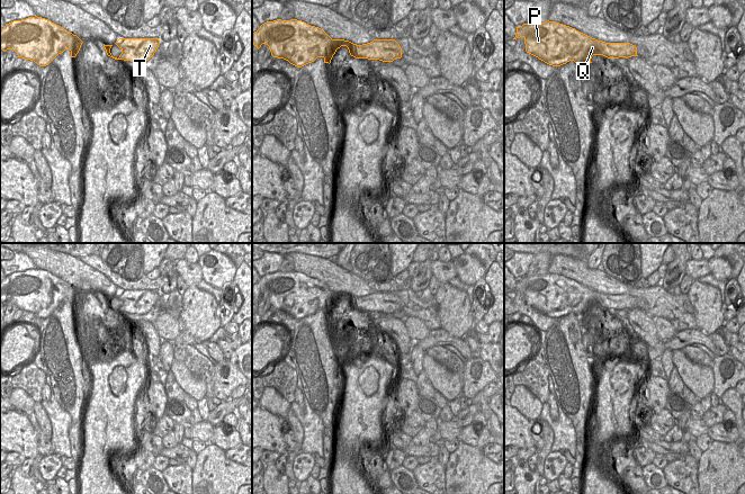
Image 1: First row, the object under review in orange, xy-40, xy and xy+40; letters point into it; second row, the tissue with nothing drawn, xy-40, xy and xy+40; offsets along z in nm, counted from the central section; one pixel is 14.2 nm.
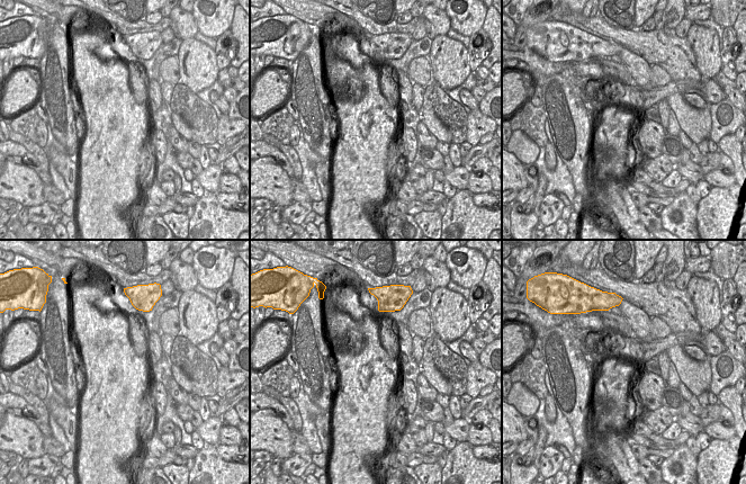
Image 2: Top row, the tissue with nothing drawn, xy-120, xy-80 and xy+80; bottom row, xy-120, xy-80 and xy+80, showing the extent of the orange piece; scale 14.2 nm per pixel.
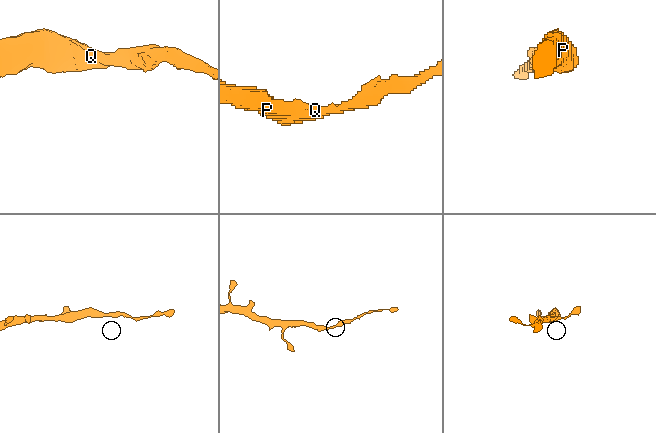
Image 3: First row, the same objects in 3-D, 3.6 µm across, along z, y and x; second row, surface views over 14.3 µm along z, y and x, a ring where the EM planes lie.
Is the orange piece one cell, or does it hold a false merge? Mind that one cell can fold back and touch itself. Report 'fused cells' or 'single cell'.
single cell

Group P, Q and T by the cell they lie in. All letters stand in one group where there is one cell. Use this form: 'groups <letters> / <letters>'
groups P Q T

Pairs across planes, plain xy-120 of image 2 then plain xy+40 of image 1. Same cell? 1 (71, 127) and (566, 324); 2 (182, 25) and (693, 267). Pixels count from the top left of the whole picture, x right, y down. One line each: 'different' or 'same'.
1: same
2: same

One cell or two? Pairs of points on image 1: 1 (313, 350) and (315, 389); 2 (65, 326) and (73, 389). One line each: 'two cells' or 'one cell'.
1: one cell
2: one cell

